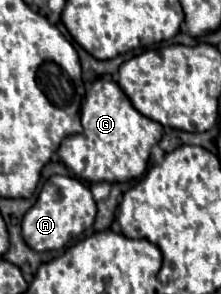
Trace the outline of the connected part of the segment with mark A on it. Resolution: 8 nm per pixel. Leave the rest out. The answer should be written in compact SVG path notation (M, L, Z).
M51 176L43 184L35 206L31 206L31 210L23 218L23 224L21 224L23 238L27 246L35 252L61 250L71 238L91 228L95 216L97 216L95 200L83 182L79 182L77 178L69 178L69 176Z

